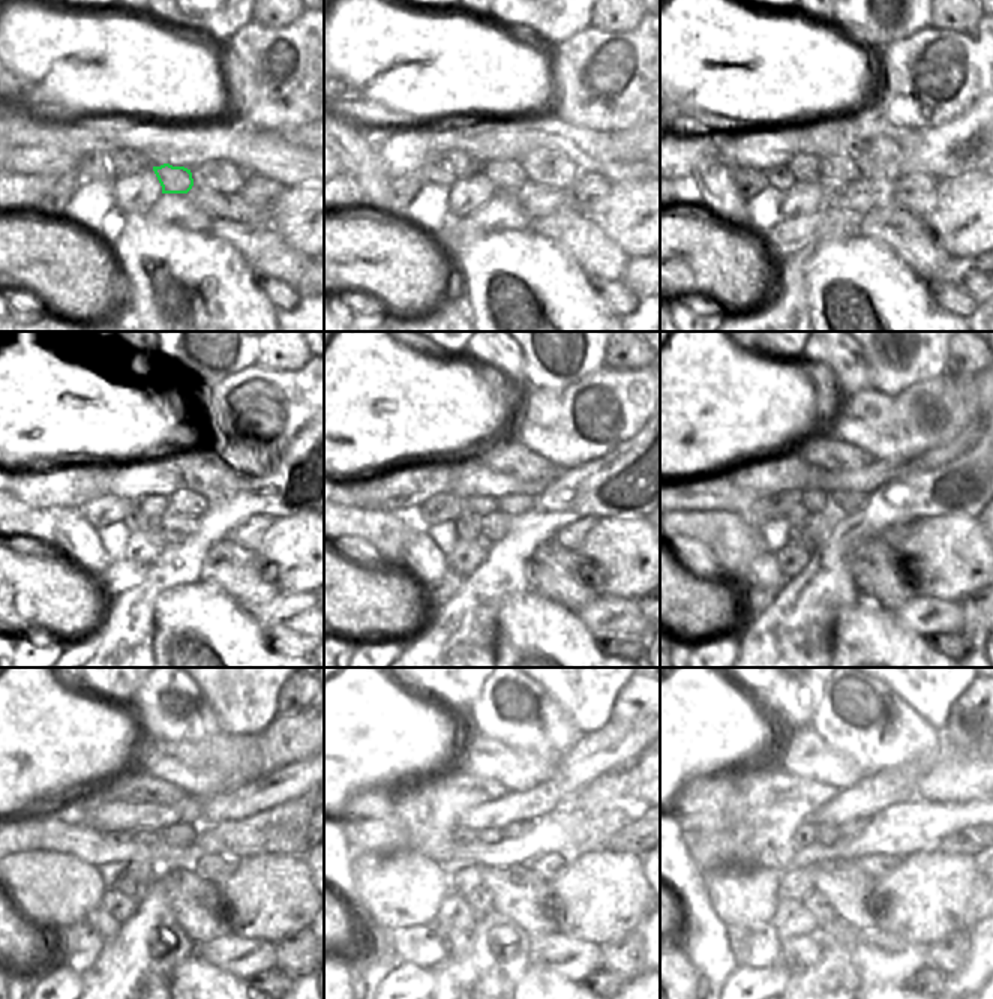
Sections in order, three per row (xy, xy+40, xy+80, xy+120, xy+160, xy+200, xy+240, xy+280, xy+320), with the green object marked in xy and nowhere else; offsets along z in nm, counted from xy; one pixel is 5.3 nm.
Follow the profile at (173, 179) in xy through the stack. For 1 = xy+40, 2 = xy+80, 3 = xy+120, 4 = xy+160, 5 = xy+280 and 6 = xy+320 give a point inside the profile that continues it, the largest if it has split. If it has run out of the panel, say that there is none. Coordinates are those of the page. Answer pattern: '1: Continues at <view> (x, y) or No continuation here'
1: Continues at xy+40 (507, 176)
2: Continues at xy+80 (843, 168)
3: Continues at xy+120 (183, 501)
4: Continues at xy+160 (515, 504)
5: Continues at xy+280 (512, 830)
6: Continues at xy+320 (852, 828).

